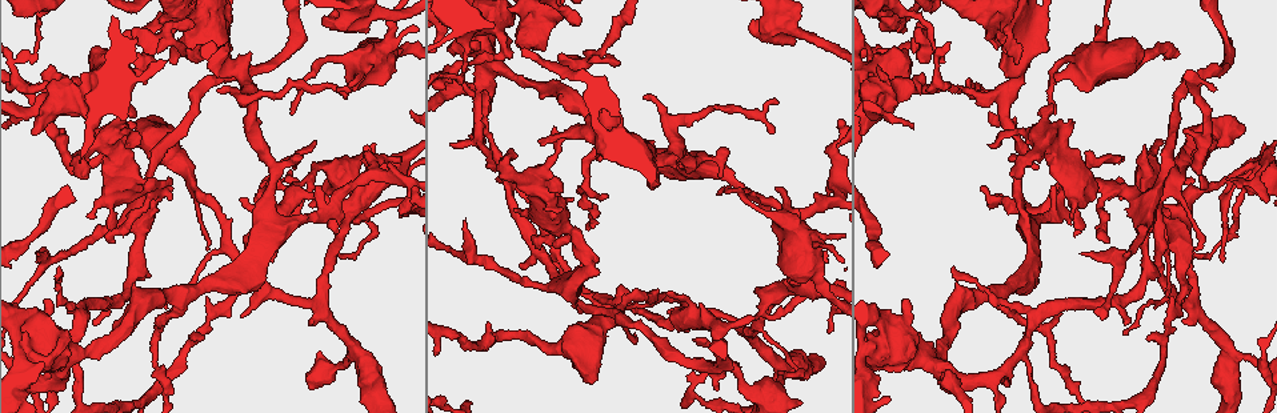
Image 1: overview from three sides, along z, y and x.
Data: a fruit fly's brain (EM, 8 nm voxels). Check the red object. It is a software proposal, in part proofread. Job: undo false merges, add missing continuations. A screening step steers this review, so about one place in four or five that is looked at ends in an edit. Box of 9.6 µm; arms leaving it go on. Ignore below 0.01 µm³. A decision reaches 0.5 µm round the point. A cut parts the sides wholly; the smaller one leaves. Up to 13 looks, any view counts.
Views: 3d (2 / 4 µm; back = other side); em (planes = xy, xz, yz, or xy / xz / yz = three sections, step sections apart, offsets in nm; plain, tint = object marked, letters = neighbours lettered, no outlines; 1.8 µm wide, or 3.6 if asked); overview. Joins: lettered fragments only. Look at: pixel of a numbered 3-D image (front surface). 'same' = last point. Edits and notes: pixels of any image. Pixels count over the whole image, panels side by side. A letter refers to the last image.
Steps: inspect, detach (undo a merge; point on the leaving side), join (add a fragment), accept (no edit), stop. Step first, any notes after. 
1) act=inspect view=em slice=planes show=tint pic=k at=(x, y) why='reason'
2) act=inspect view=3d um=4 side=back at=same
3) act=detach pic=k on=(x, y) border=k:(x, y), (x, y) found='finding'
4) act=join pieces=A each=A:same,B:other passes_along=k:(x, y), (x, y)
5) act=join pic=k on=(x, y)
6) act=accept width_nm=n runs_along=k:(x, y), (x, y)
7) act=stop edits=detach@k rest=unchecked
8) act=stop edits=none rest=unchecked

act=inspect view=3d um=2 pic=1 at=(1191, 178) why='branch stops here'

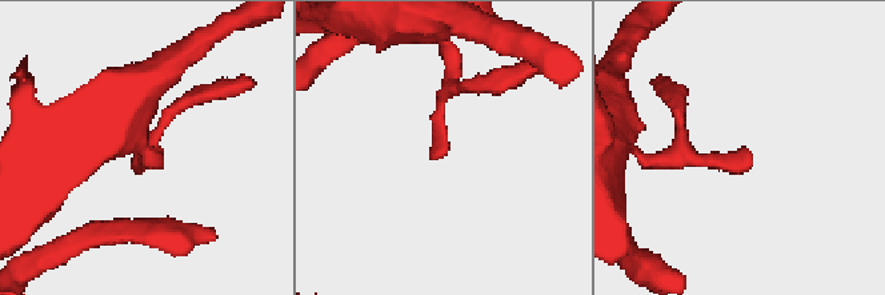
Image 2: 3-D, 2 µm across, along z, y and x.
act=inspect view=em slice=yz step=16 show=tint pic=2 at=(751, 152)

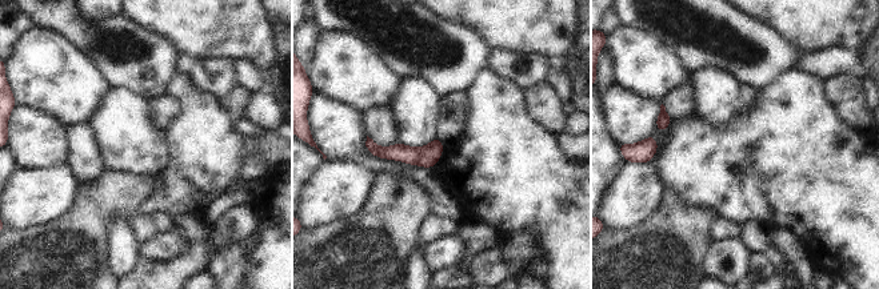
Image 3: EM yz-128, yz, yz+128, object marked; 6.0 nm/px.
act=inspect view=em slice=planes show=letters at=same why='cut it another way'

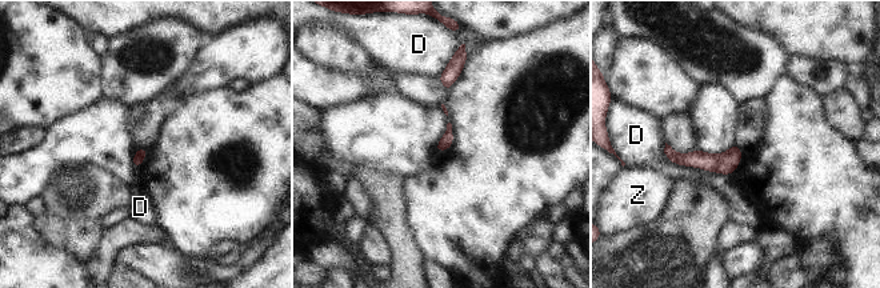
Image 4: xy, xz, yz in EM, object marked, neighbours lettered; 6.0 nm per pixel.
act=accept width_nm=70 each=D:other,Z:other border=4:(664, 143), (670, 160), (704, 171) found='no lettered fragment goes on from it'

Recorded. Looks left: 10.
act=inspect view=3d um=2 pic=1 at=(918, 60) why='branch stops here'

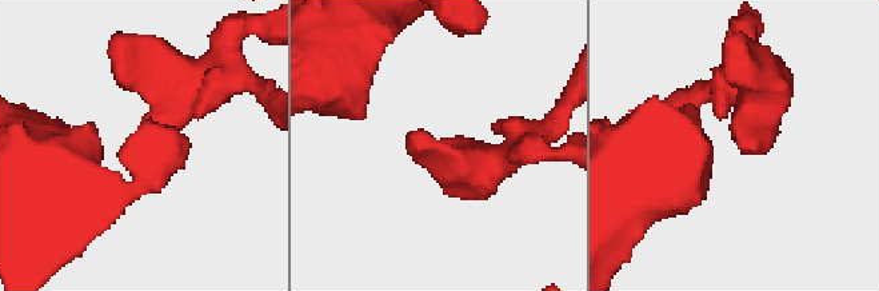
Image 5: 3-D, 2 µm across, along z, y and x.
act=inspect view=em slice=planes show=letters pic=5 at=(740, 146) why='now the EM'

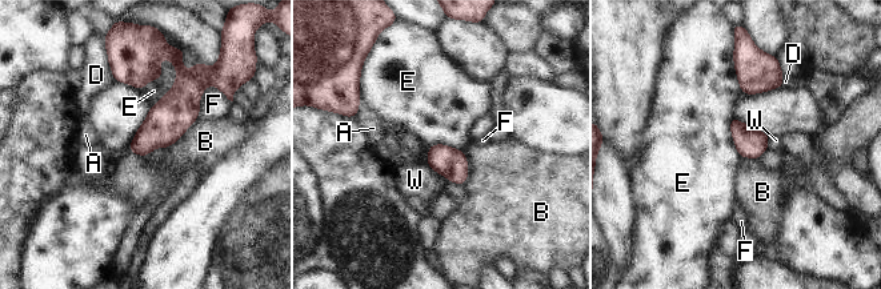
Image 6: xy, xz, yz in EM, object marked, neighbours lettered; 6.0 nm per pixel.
act=accept width_nm=180 each=A:other,B:other,D:other,E:other,F:other,W:other border=6:(169, 59), (175, 81), (151, 107) found='no lettered fragment goes on from it'

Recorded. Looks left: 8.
act=inspect view=3d um=2 pic=1 at=(678, 146) why='four arms meet'

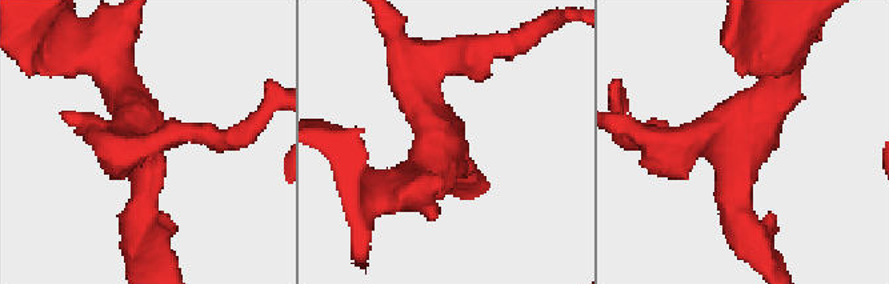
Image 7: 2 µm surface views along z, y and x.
act=inspect view=em slice=yz step=8 show=letters pic=7 at=(439, 141) arms=4 why='shape alone is not enough'

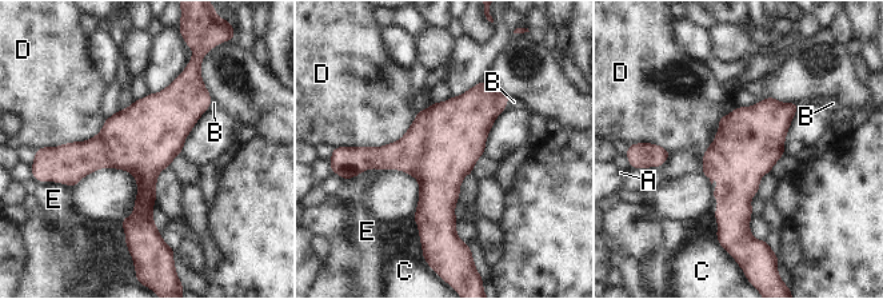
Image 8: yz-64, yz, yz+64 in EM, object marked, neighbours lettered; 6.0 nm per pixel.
act=join pieces=B width_nm=400 each=A:other,B:same,C:other,D:other,E:other found='the cell continues'

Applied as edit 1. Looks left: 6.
act=inspect view=3d um=2 pic=1 at=(271, 170) why='sharp bend'

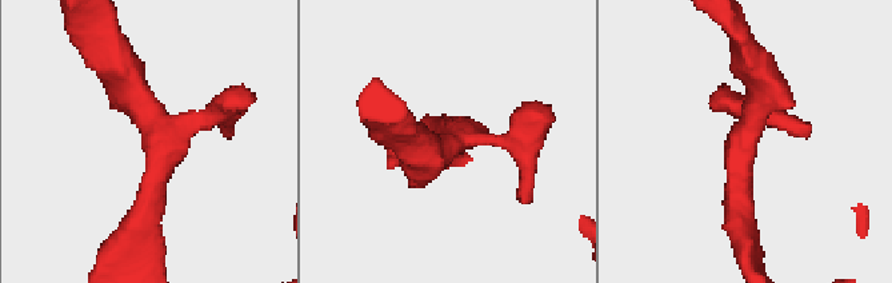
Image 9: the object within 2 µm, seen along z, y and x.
act=inspect view=em slice=xy step=8 show=letters pic=9 at=(457, 135)

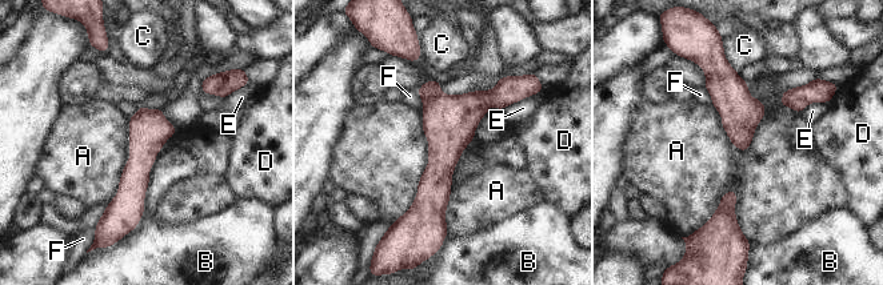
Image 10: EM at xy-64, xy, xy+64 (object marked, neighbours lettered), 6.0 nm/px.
act=accept longest_contact=B:700nm each=A:other,B:other,C:other,D:other,E:other,F:other runs_along=10:(500, 85), (447, 137), (436, 220) found='all the same cell'

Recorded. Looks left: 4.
act=inspect view=em slice=planes show=tint pic=1 at=(61, 269) why='thin end'

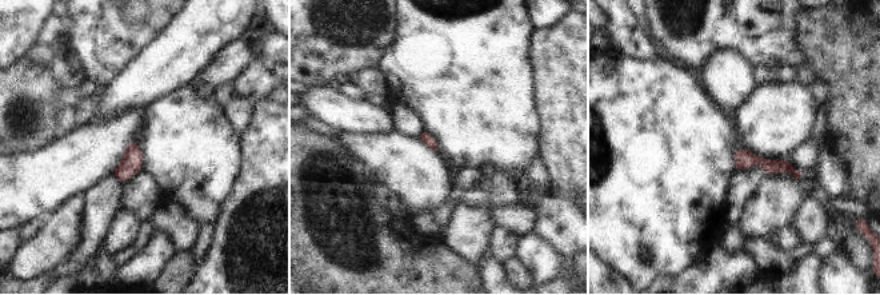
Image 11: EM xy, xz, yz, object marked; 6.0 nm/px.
act=inspect view=em slice=planes show=letters at=same why='what lies round it'

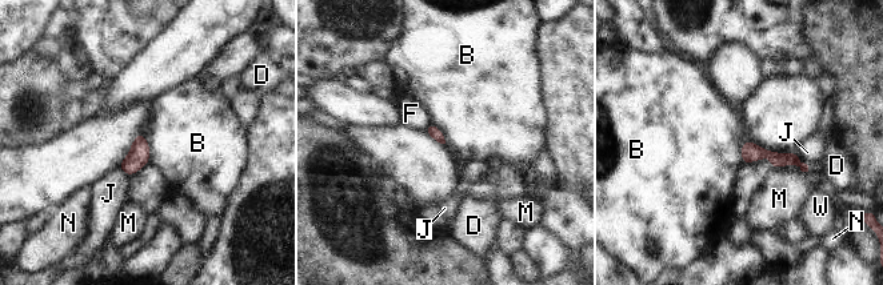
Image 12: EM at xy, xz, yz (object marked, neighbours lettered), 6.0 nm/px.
act=accept each=B:other,D:other,F:other,J:other,M:other,N:other,W:other found='none of them fits'

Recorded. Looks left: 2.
act=stop edits=join@8 rest=unchecked

